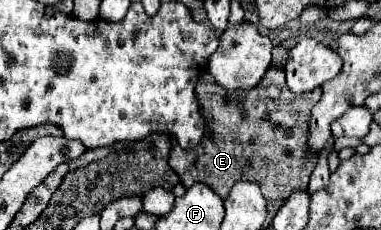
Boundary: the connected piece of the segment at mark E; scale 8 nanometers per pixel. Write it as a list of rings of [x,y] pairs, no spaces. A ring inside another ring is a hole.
[[[270,67],[262,81],[256,85],[256,89],[250,91],[226,91],[222,89],[210,73],[202,73],[196,83],[196,95],[202,105],[202,115],[206,119],[206,133],[198,149],[192,153],[186,153],[182,147],[178,147],[172,139],[172,153],[170,153],[170,167],[178,173],[182,185],[188,189],[194,183],[206,183],[210,185],[222,199],[230,195],[230,189],[238,181],[252,181],[258,183],[262,189],[262,195],[268,201],[286,199],[294,189],[308,187],[308,179],[312,175],[312,169],[316,167],[316,155],[308,147],[310,137],[310,113],[312,107],[320,101],[320,89],[314,89],[306,95],[294,95],[290,93],[284,71]]]

